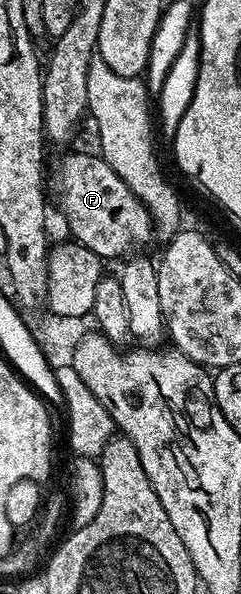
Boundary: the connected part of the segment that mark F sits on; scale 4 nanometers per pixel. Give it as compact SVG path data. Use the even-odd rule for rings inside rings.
M65 153L57 165L57 186L51 193L57 196L57 205L65 216L65 225L74 242L99 255L102 259L132 254L140 245L154 240L153 220L147 207L115 175L105 158L93 153Z

